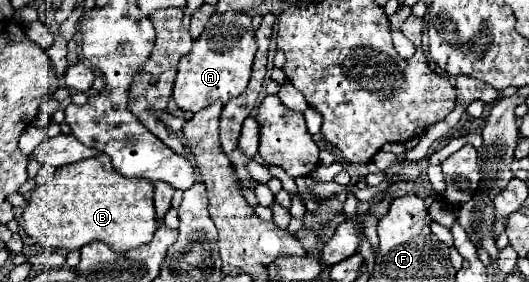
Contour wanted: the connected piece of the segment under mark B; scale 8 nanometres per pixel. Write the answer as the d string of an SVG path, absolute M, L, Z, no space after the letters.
M106 154L58 168L50 182L32 190L22 218L26 234L38 245L65 255L94 240L108 244L114 252L126 252L150 242L158 230L152 184L116 174Z

